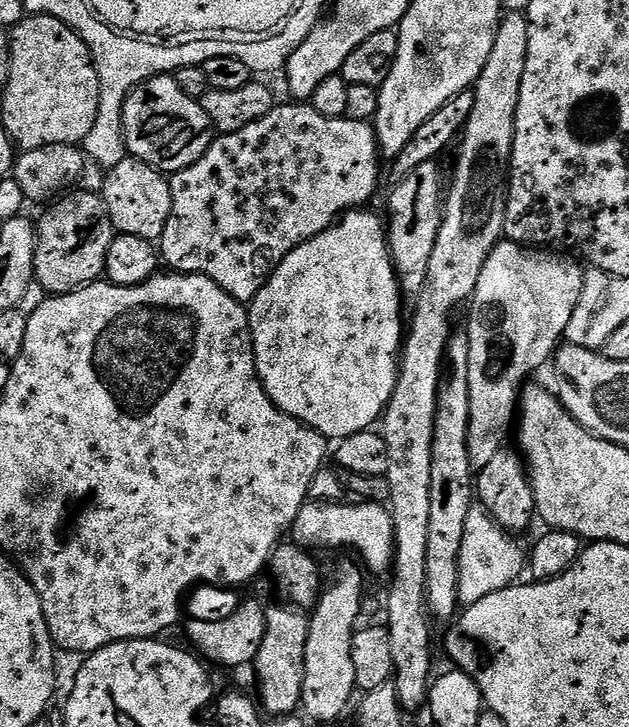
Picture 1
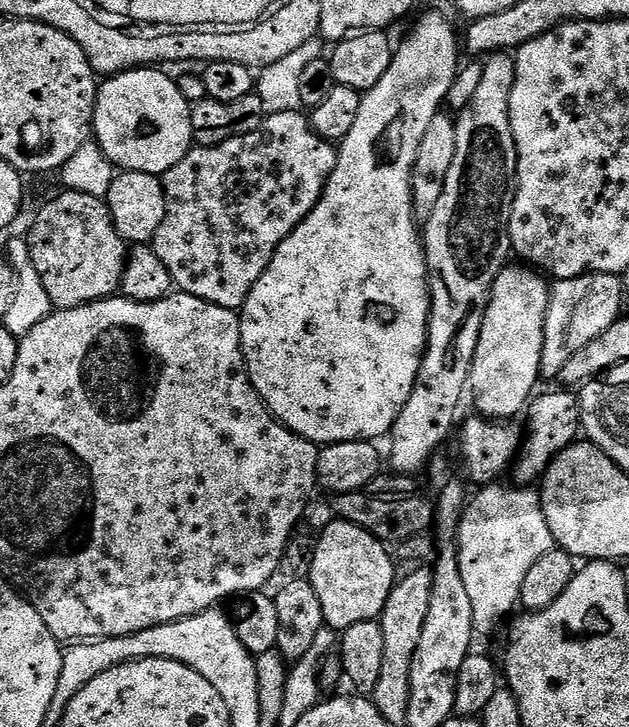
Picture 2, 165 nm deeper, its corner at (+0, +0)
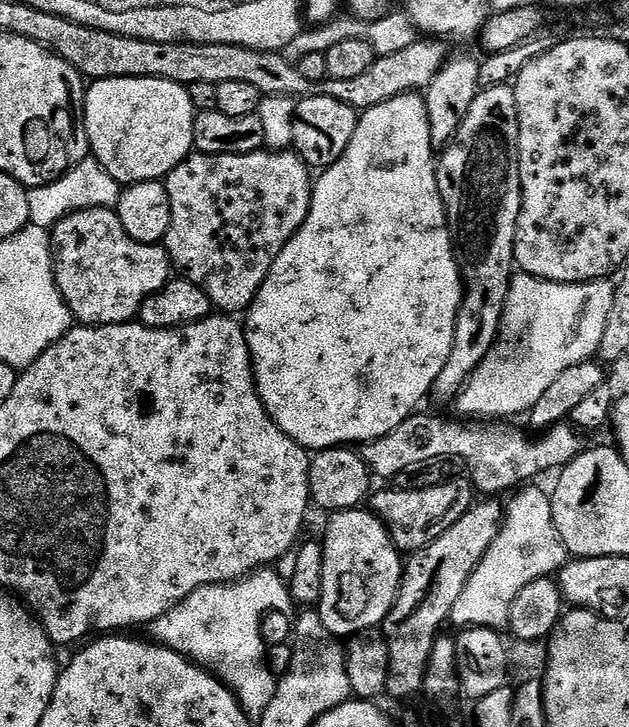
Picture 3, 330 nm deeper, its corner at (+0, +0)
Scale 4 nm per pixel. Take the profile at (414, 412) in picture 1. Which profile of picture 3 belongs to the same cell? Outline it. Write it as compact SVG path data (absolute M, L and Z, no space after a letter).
M495 84L476 95L474 106L470 106L470 114L466 114L455 140L443 149L444 157L441 155L438 160L436 181L464 278L464 301L456 319L454 346L430 393L431 399L440 404L451 405L455 401L500 335L500 320L516 263L514 242L520 213L519 129L515 87Z

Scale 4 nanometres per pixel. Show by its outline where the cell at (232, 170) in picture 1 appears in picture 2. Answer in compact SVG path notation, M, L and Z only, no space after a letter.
M303 111L273 112L265 119L264 124L256 132L245 136L239 136L233 140L227 140L213 148L193 147L192 151L184 158L183 164L174 166L162 177L164 193L166 194L166 206L168 207L168 219L158 230L154 247L158 258L162 258L166 270L170 270L170 278L173 285L183 295L202 298L214 306L222 306L233 310L243 309L248 301L248 295L254 290L254 286L264 277L264 272L270 266L274 254L280 249L280 244L300 225L310 213L315 210L317 202L328 186L328 180L335 174L338 152L329 141L323 140L314 129L312 121Z

